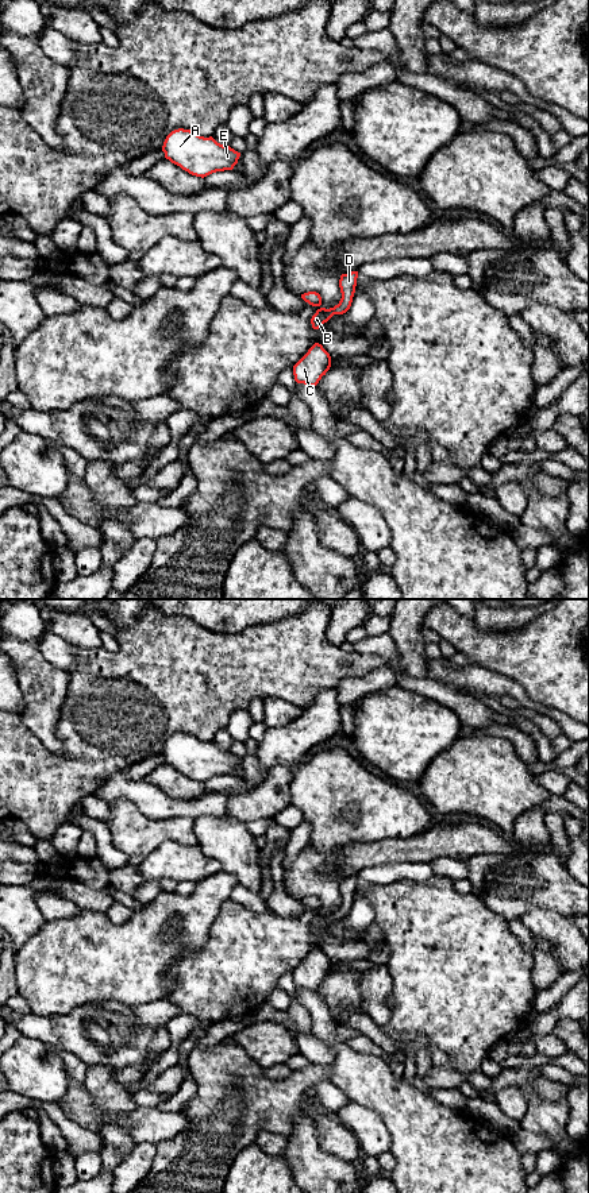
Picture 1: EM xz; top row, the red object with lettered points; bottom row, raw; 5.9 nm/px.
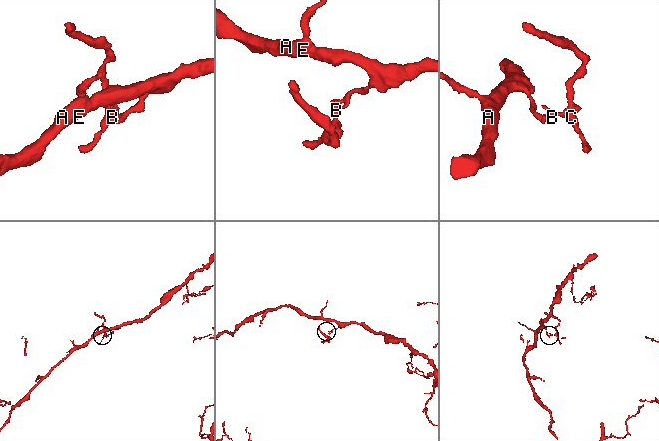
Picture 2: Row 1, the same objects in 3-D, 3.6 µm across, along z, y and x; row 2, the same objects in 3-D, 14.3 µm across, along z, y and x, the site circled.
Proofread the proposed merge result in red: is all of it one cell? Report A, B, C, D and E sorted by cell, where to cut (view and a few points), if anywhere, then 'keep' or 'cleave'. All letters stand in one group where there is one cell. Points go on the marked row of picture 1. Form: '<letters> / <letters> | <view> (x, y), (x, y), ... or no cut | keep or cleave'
A B C D E | no cut | keep

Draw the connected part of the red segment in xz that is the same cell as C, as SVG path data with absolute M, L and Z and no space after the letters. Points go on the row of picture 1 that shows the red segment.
M315 343L308 352L293 366L297 383L316 386L331 367L331 356L322 344Z

